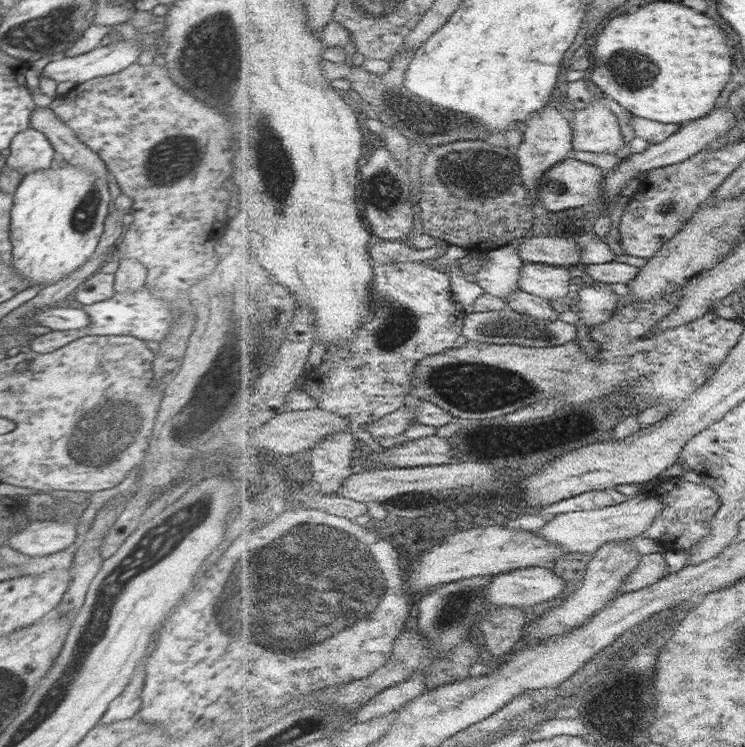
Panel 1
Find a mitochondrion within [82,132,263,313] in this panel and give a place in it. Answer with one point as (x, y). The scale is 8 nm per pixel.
(165, 161)

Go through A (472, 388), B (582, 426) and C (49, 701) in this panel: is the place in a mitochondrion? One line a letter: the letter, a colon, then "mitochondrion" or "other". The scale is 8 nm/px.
A: mitochondrion
B: other
C: mitochondrion

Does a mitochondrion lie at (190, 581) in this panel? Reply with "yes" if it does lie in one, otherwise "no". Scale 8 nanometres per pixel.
no

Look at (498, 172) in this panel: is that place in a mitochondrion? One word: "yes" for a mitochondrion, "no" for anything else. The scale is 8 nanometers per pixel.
yes

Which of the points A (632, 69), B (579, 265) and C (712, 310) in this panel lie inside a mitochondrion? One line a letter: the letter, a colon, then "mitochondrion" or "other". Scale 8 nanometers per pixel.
A: mitochondrion
B: other
C: other

